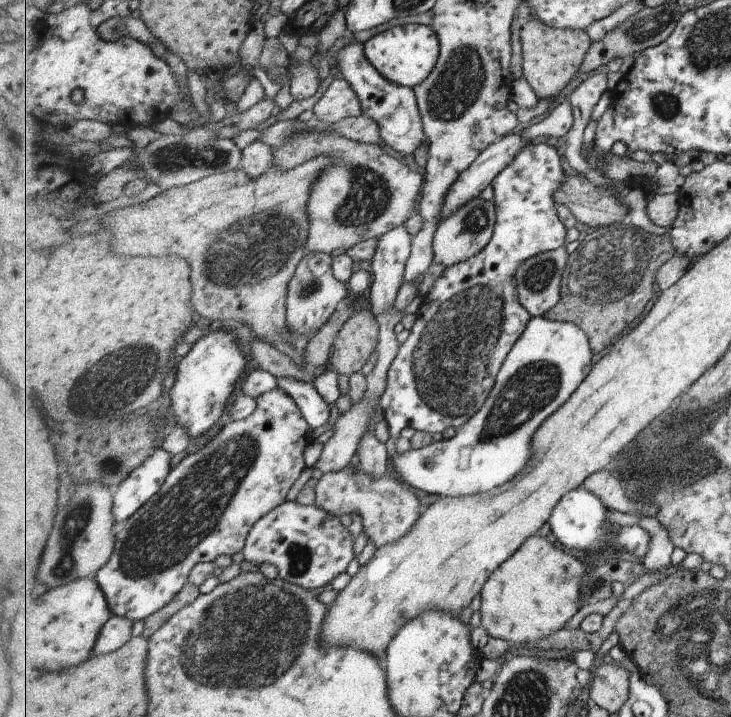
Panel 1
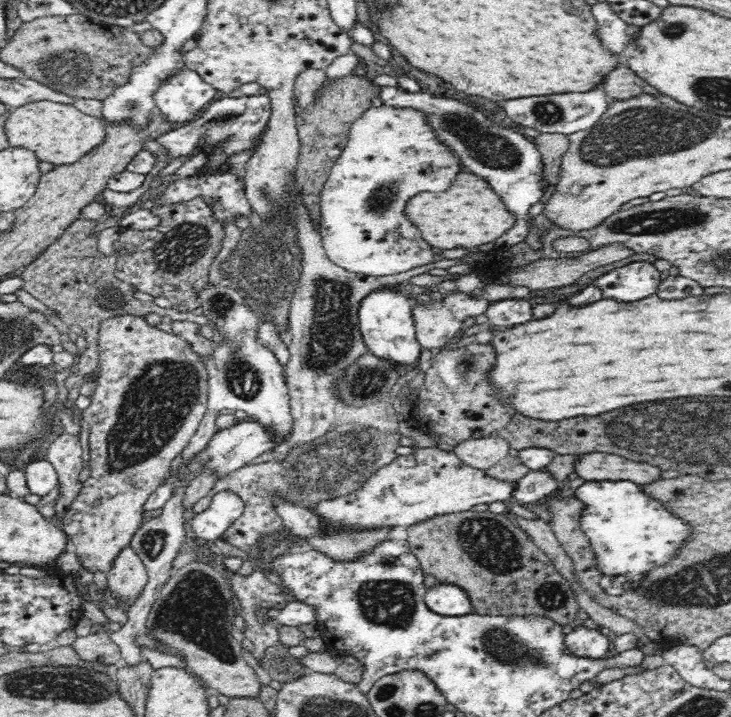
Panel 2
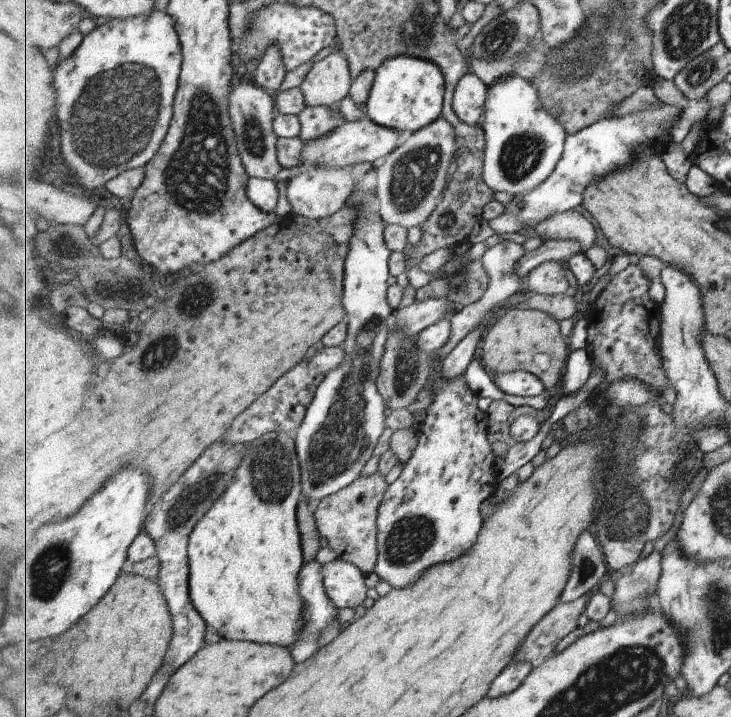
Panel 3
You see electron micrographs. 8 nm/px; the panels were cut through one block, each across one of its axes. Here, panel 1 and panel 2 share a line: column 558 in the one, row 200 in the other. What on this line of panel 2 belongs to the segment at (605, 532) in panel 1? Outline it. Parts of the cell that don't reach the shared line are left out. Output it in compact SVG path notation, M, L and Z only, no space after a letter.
M384 86L380 99L384 105L394 105L394 107L414 105L416 109L426 111L440 139L446 141L463 160L465 172L470 171L486 177L490 185L504 198L508 209L516 213L518 220L514 228L493 242L495 248L511 248L515 244L525 242L528 236L526 222L528 209L536 202L544 201L546 197L544 188L547 184L542 177L542 158L530 139L518 132L518 129L500 122L481 108L476 109L446 96L438 98L422 92L410 94L394 86Z

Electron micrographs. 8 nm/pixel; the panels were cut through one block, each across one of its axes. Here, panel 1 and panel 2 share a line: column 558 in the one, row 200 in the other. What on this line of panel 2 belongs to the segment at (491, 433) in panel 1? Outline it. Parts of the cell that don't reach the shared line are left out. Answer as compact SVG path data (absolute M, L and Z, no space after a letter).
M414 105L370 107L349 130L348 142L339 160L332 166L321 192L320 234L330 260L353 273L390 276L439 259L435 247L422 237L422 231L406 215L406 204L420 192L446 192L456 176L465 172L463 160L446 141L440 139L434 125L424 126L424 111Z

